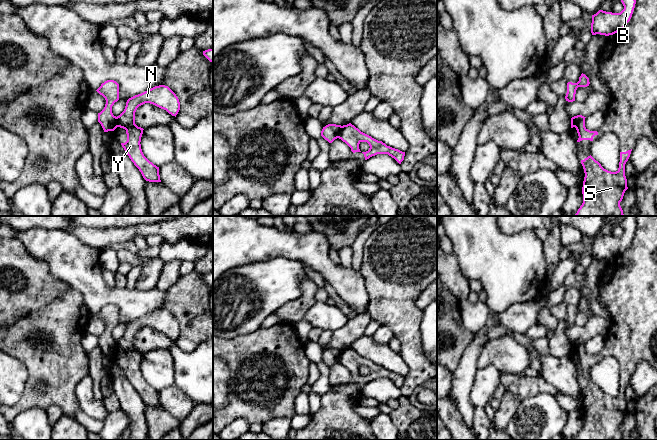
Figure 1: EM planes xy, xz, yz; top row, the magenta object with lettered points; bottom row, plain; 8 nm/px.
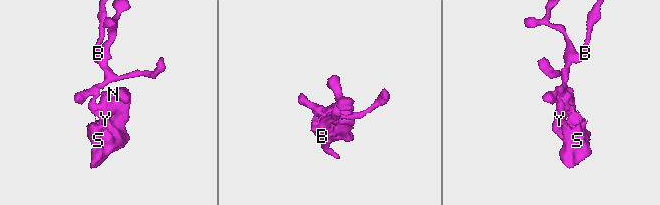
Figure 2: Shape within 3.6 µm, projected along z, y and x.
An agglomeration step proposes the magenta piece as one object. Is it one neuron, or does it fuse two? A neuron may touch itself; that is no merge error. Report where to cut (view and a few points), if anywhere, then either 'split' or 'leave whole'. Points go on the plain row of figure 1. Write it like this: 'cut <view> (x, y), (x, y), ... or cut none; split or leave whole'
cut xz (342, 350), (337, 361); split

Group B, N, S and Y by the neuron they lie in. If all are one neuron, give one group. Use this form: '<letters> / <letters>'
B / N S Y

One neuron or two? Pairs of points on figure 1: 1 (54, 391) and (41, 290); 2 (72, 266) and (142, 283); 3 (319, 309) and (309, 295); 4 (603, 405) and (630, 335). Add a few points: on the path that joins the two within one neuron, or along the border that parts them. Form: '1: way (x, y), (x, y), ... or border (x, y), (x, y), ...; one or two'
1: border (63, 293), (26, 315); two
2: border (155, 286), (144, 290), (135, 289); two
3: border (316, 300), (302, 318); two
4: way (621, 394), (628, 354); one

